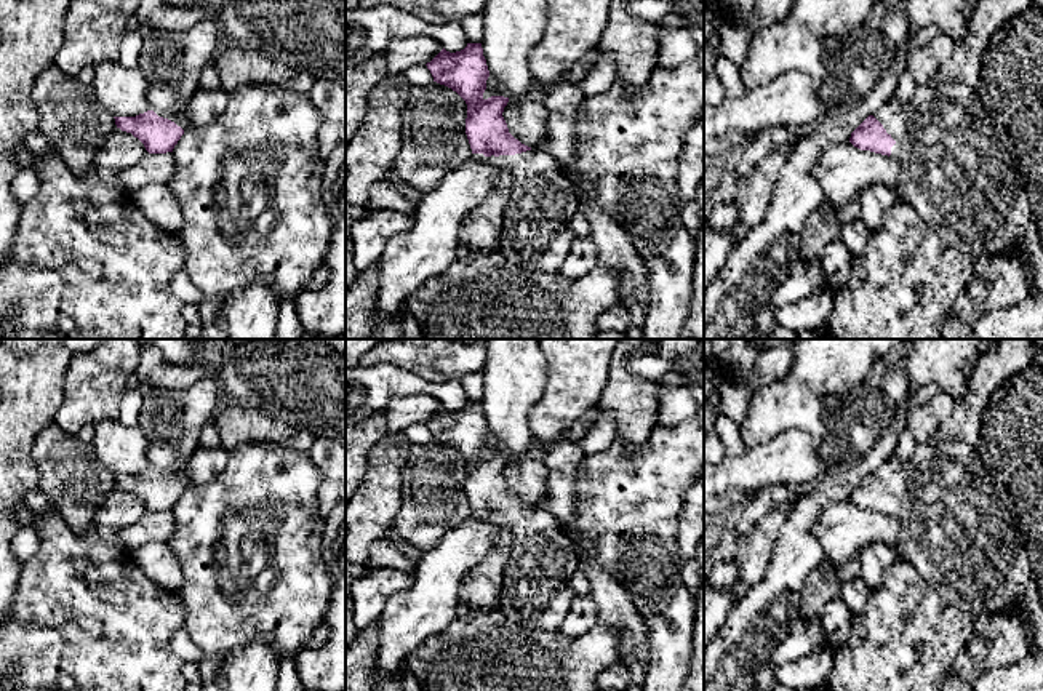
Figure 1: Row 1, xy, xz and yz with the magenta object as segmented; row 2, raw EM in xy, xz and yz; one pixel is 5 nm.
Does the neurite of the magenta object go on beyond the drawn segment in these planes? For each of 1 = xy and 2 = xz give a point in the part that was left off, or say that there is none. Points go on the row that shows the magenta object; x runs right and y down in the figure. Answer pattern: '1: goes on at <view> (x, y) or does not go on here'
1: goes on at xy (178, 115)
2: goes on at xz (536, 232)

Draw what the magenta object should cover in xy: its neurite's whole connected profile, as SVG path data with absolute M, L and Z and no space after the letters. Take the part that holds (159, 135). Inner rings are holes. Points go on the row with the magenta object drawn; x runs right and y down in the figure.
M187 109L147 110L136 117L114 117L117 128L138 138L149 154L173 152L174 146L189 128Z

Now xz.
M467 43L461 51L450 53L445 48L426 64L434 82L456 91L467 104L466 134L472 154L494 157L493 162L506 168L512 176L510 202L502 214L499 253L510 264L541 272L560 272L565 258L576 240L571 219L579 211L579 200L571 181L561 171L558 162L515 139L502 117L509 98L483 98L490 70L482 43Z

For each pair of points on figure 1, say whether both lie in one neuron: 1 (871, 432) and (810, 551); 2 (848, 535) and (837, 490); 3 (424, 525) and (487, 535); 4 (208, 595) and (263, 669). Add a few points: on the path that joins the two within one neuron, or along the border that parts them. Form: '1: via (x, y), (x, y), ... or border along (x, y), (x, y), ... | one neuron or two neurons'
1: via (848, 461), (840, 477), (807, 511), (805, 522) | one neuron
2: border along (848, 498), (832, 503), (815, 527) | two neurons
3: border along (472, 512), (451, 527), (434, 547), (424, 552) | two neurons
4: border along (272, 635), (256, 635), (232, 648), (219, 671) | two neurons

